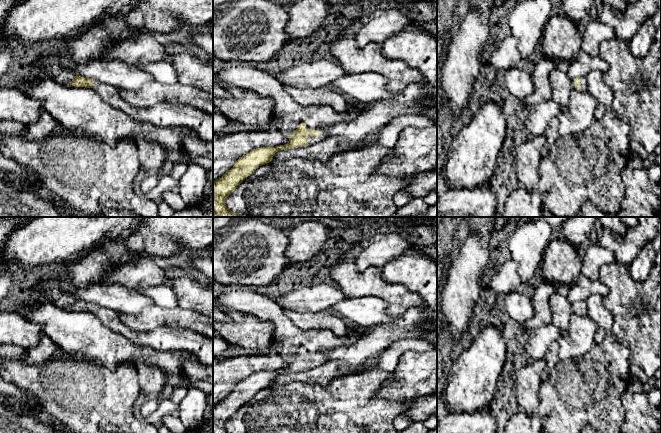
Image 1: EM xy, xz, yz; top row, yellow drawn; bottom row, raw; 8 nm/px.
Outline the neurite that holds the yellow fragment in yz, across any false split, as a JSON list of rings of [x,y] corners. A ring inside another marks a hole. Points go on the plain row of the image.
[[[565,291],[554,293],[549,300],[552,312],[551,323],[561,331],[566,332],[570,324],[572,314],[581,316],[587,315],[587,305],[585,301],[570,303]]]

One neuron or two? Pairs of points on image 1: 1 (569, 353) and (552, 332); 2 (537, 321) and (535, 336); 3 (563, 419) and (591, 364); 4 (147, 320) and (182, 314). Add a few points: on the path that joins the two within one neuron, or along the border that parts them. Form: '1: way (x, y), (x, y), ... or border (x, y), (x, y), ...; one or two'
1: border (564, 332), (557, 340); two
2: border (550, 322), (532, 328), (527, 332); two
3: way (565, 405), (567, 398), (586, 378); one
4: way (156, 317), (173, 317); one

